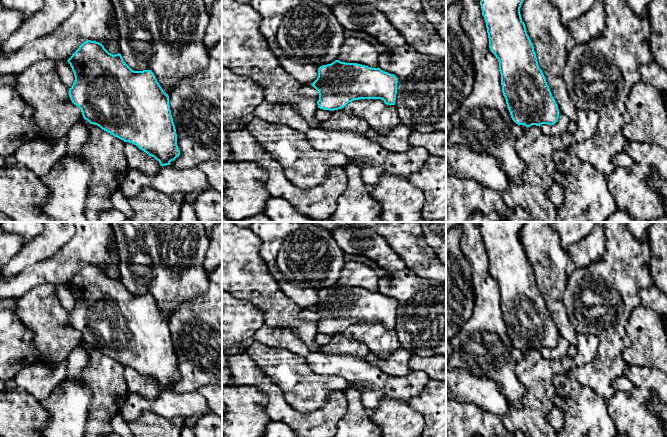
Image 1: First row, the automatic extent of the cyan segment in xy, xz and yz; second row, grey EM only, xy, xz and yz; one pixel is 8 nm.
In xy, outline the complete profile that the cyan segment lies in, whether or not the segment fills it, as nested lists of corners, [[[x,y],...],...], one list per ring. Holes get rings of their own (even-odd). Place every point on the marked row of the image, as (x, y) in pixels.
[[[91,40],[83,42],[67,61],[75,76],[74,83],[69,89],[69,97],[72,103],[81,109],[85,120],[124,142],[136,145],[154,157],[162,167],[170,165],[171,161],[179,157],[180,150],[169,96],[163,91],[151,70],[134,71],[124,62],[120,53],[113,55],[101,43]]]

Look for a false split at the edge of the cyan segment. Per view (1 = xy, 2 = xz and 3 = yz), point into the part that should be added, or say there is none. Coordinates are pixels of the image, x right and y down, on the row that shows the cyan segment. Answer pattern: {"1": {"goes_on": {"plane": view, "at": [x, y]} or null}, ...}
{"1": {"goes_on": null}, "2": {"goes_on": null}, "3": {"goes_on": null}}

